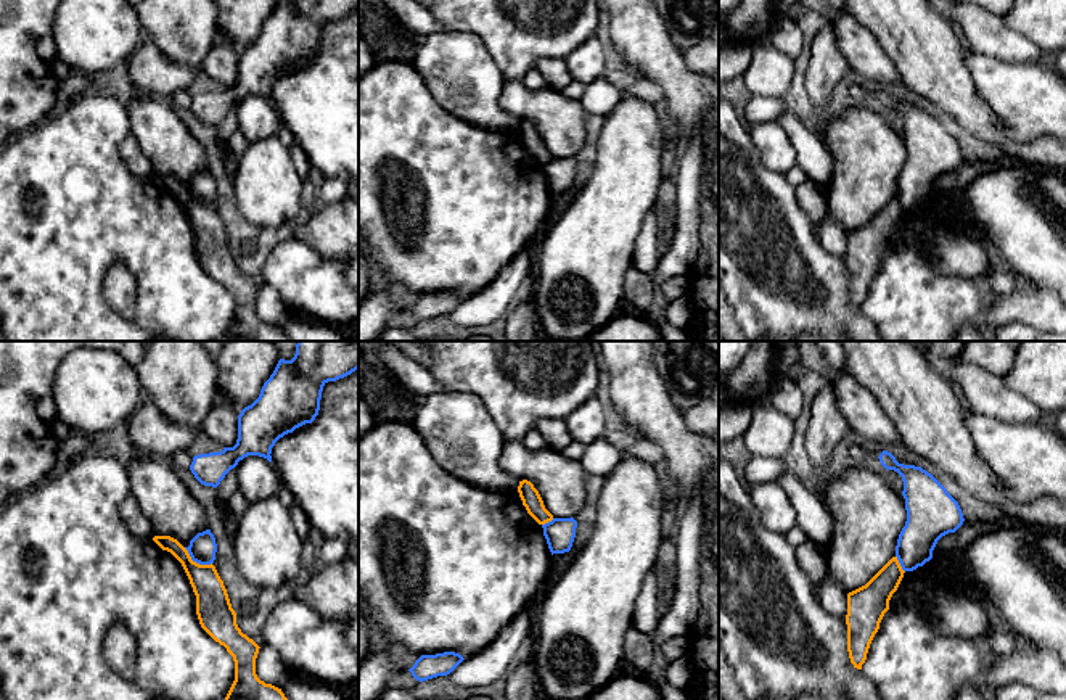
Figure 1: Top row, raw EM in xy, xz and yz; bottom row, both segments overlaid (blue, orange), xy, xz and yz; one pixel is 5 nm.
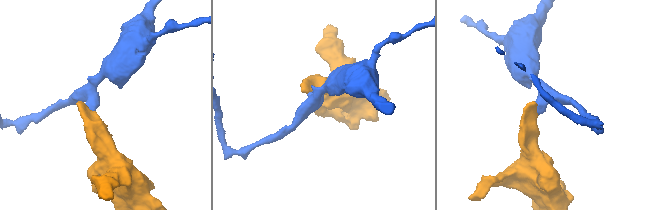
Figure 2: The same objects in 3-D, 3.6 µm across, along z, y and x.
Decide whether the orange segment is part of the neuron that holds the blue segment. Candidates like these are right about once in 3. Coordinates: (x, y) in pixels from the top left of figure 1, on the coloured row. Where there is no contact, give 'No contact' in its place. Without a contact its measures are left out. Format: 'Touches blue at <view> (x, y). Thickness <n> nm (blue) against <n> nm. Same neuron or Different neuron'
Touches blue at xy (196, 562). Thickness 140 nm (blue) against 180 nm. Different neuron

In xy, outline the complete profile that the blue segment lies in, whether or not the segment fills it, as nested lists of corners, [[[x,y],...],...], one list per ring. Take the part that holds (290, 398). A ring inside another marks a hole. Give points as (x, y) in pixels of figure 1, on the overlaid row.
[[[297,341],[294,357],[278,360],[259,397],[238,415],[236,444],[223,447],[220,452],[195,455],[190,465],[191,473],[201,484],[217,488],[225,475],[248,455],[259,455],[272,462],[272,447],[280,438],[315,420],[323,386],[357,369],[359,341]]]

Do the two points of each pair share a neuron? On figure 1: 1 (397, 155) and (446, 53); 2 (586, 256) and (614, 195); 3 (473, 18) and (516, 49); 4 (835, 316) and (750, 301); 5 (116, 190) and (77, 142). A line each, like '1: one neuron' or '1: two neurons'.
1: two neurons
2: one neuron
3: one neuron
4: one neuron
5: one neuron

